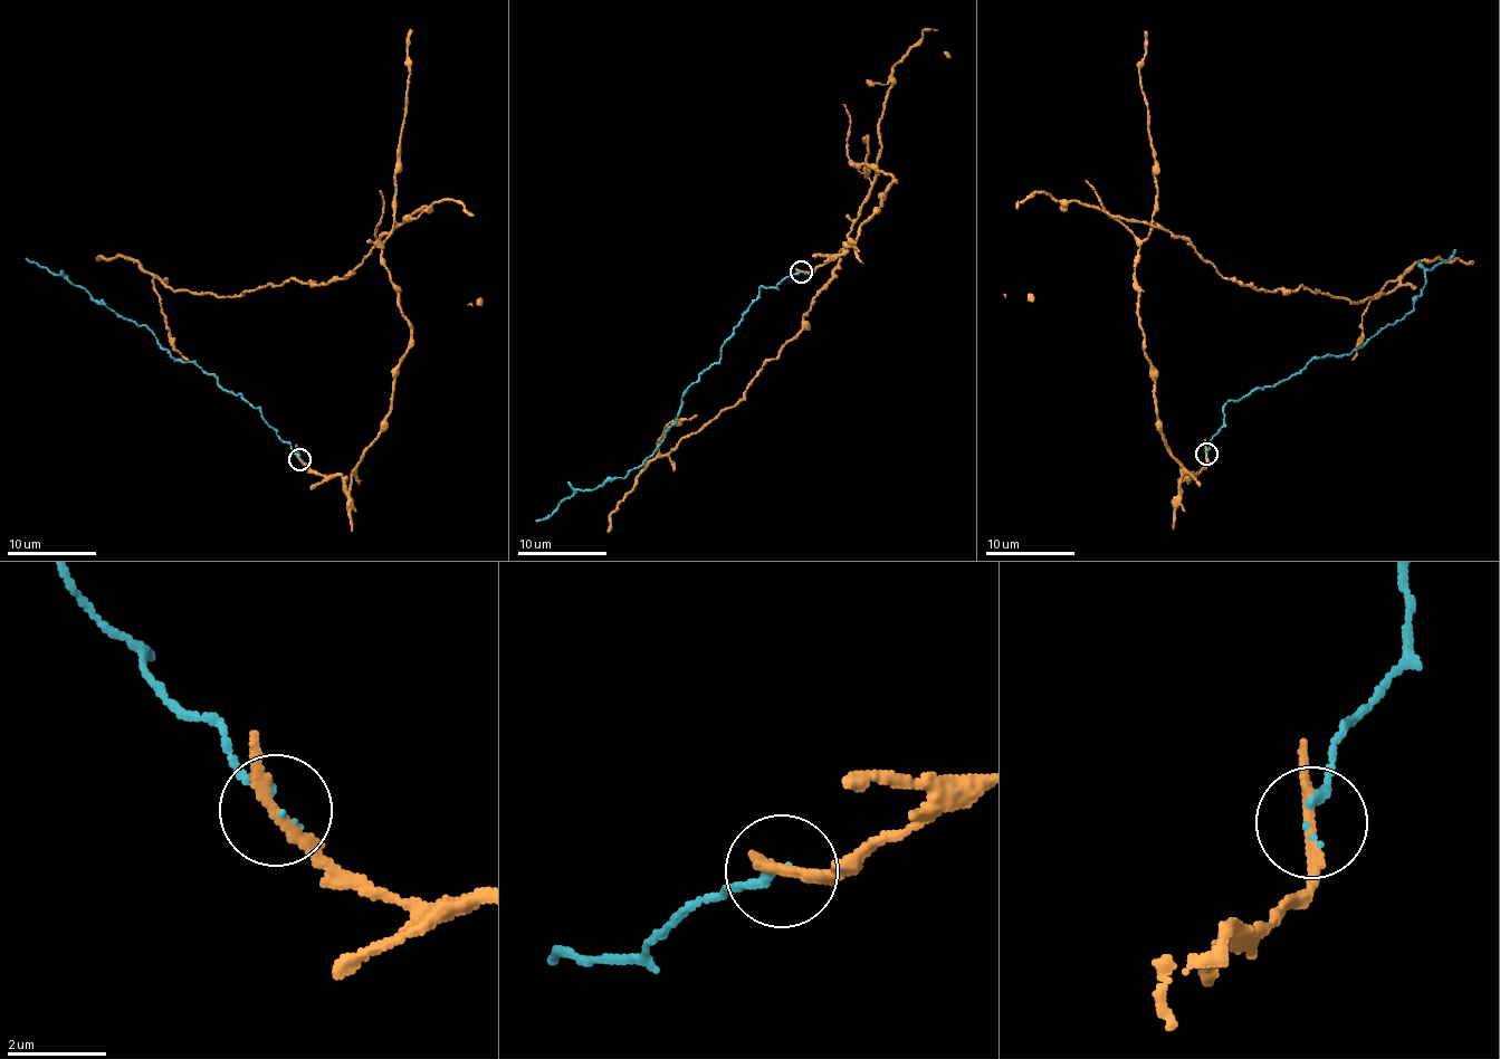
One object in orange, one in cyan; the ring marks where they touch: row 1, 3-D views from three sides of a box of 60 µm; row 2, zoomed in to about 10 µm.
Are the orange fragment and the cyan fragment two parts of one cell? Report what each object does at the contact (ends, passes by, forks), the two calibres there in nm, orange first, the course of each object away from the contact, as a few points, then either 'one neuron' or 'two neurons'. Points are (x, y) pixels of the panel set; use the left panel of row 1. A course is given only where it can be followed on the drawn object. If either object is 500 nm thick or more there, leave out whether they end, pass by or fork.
orange passes by; cyan ends; calibres 240 and 160 nm; course orange (299, 458), (349, 476), (389, 412), (411, 339), (394, 221), (326, 285), (155, 278), (189, 360); course cyan (302, 458), (241, 394), (218, 385), (196, 363), (175, 361), (145, 326), (124, 320), (84, 287), (25, 257); two neurons

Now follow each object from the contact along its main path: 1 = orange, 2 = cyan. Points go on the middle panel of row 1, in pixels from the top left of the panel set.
1: (800, 272), (849, 249), (894, 179), (856, 167), (870, 191), (803, 326), (661, 454), (663, 428), (697, 416)
2: (802, 269), (758, 291), (720, 359), (681, 398), (679, 414), (655, 451), (622, 477), (574, 490), (535, 521)

